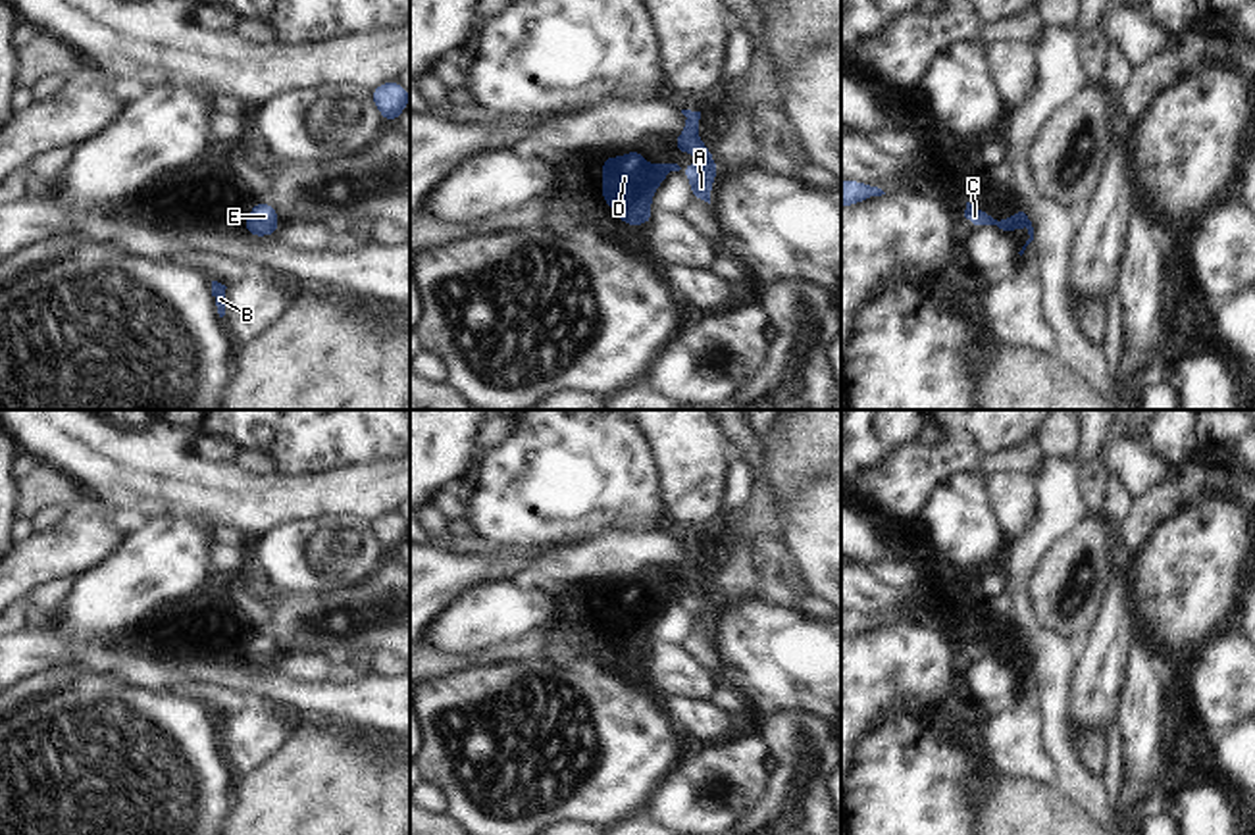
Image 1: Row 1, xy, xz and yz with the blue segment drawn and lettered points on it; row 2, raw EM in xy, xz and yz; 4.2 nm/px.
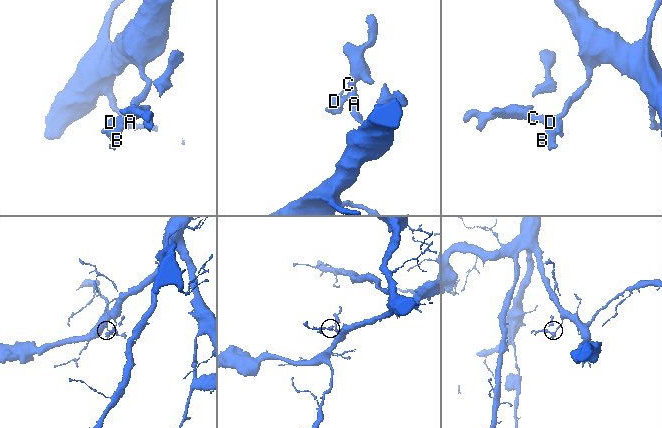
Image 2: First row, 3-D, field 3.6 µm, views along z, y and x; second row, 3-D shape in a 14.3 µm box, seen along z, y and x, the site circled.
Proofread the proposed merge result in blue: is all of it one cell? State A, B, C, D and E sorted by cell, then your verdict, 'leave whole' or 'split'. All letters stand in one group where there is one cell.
A C E / B D | split

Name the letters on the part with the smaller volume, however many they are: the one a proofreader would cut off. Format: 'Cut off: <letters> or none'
Cut off: B, D.

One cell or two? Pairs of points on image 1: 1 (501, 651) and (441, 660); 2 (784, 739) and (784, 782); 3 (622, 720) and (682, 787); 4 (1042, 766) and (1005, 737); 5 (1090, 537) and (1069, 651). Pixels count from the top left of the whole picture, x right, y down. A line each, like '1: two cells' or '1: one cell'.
1: one cell
2: one cell
3: two cells
4: one cell
5: two cells

